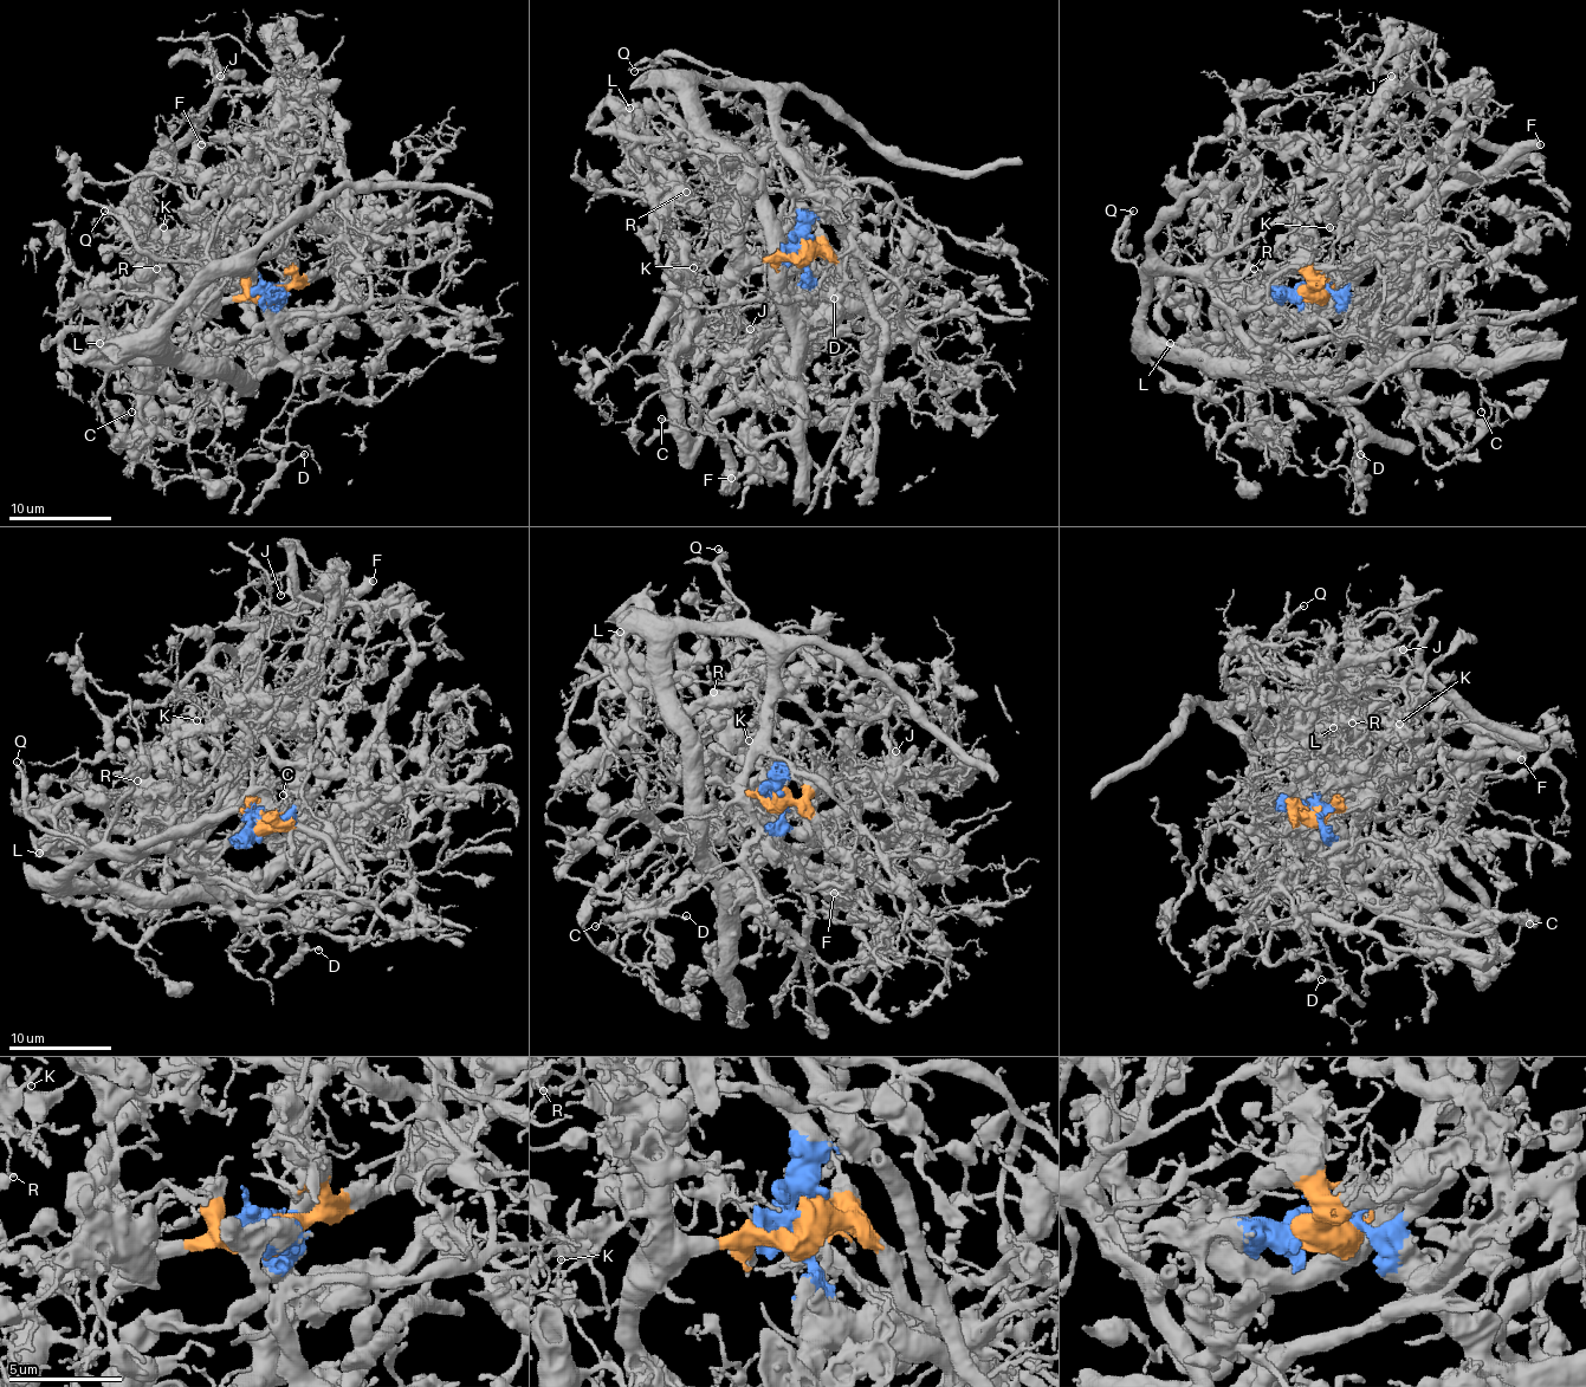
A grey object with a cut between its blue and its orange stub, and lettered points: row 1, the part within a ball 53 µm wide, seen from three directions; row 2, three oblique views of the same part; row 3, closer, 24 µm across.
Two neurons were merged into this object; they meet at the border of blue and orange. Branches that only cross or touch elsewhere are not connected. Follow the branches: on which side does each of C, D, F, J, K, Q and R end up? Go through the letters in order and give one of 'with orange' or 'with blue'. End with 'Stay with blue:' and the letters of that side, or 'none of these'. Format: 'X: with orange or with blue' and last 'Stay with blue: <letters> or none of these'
C: with orange
D: with blue
F: with orange
J: with orange
K: with orange
Q: with blue
R: with orange
Stay with blue: D, Q

